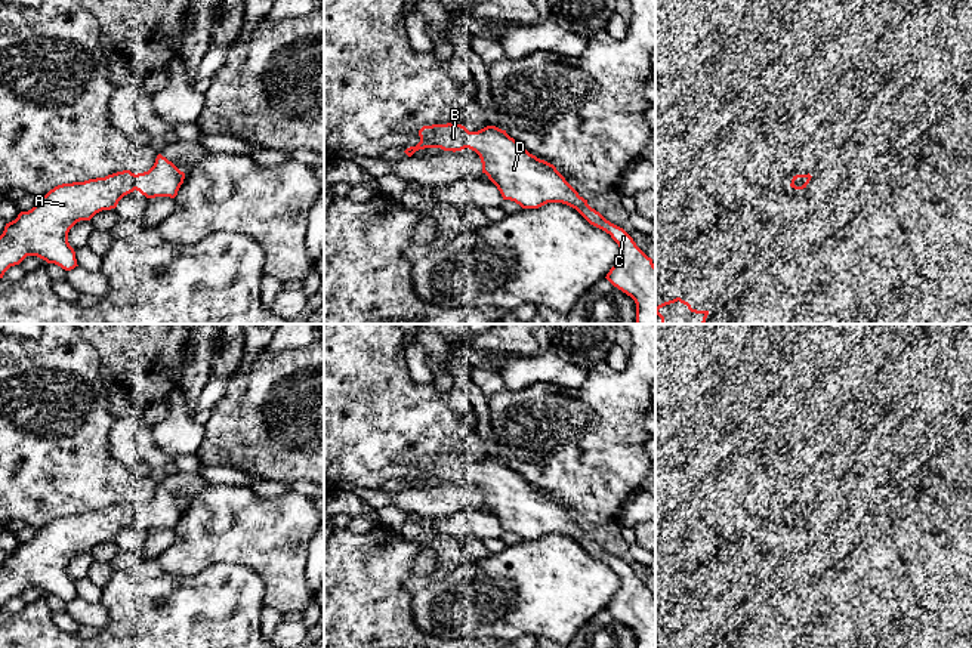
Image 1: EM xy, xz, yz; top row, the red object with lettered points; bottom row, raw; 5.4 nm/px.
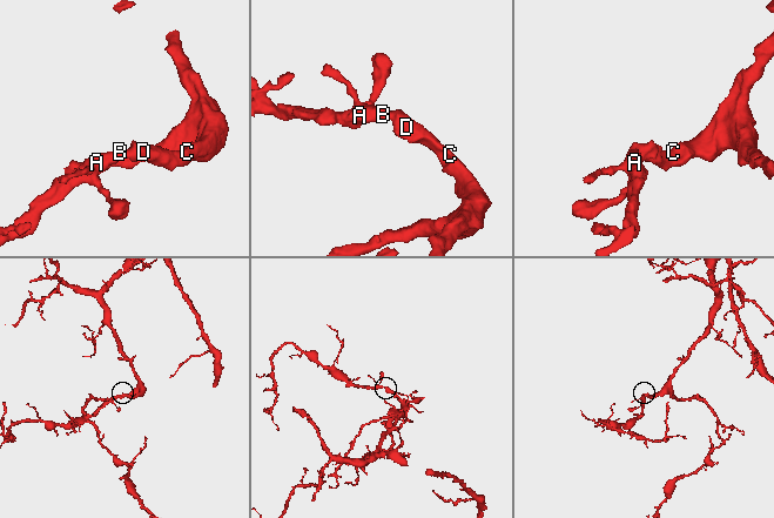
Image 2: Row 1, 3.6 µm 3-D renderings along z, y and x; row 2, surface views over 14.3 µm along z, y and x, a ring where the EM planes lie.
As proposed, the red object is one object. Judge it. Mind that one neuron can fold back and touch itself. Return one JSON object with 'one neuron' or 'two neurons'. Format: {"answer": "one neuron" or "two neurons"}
{"answer": "one neuron"}

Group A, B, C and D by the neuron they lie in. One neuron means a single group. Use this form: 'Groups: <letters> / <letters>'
Groups: A B C D

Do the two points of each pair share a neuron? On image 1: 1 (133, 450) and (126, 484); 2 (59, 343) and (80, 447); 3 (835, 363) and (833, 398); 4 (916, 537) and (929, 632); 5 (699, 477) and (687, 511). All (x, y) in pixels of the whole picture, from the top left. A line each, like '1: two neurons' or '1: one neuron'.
1: two neurons
2: one neuron
3: one neuron
4: two neurons
5: two neurons

